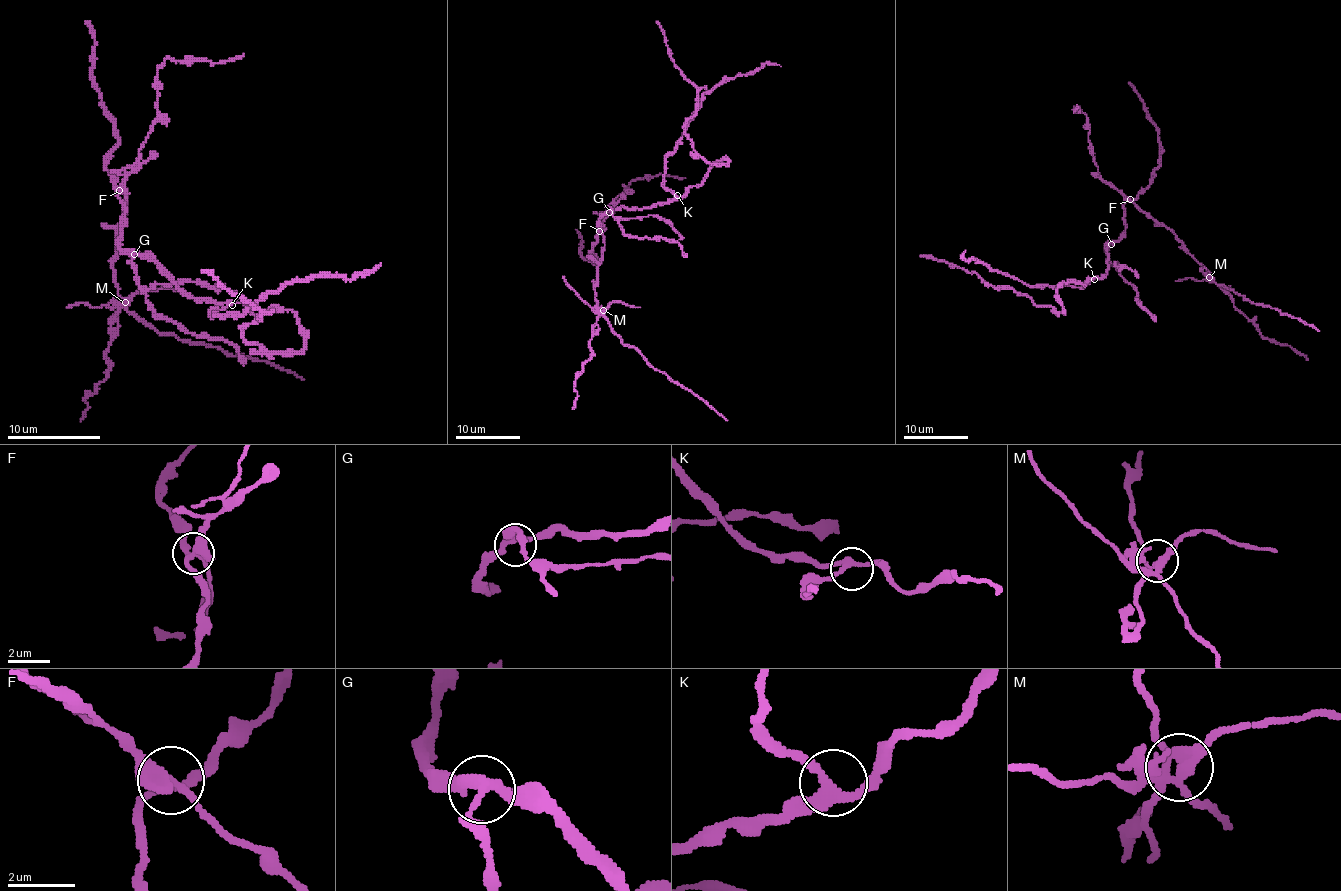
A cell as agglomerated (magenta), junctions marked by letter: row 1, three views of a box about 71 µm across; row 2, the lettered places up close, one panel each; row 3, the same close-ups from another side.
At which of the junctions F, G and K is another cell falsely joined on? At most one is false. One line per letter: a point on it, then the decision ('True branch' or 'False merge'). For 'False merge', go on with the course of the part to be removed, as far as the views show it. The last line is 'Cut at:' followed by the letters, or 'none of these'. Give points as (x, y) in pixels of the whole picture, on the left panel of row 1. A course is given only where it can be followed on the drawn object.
F: Place: (119, 190). False merge. Course of the part to remove: (120, 191), (127, 212), (118, 228), (113, 282), (122, 305), (155, 330), (269, 361), (304, 379)
G: Place: (134, 254). True branch
K: Place: (232, 305). True branch
Cut at: F

